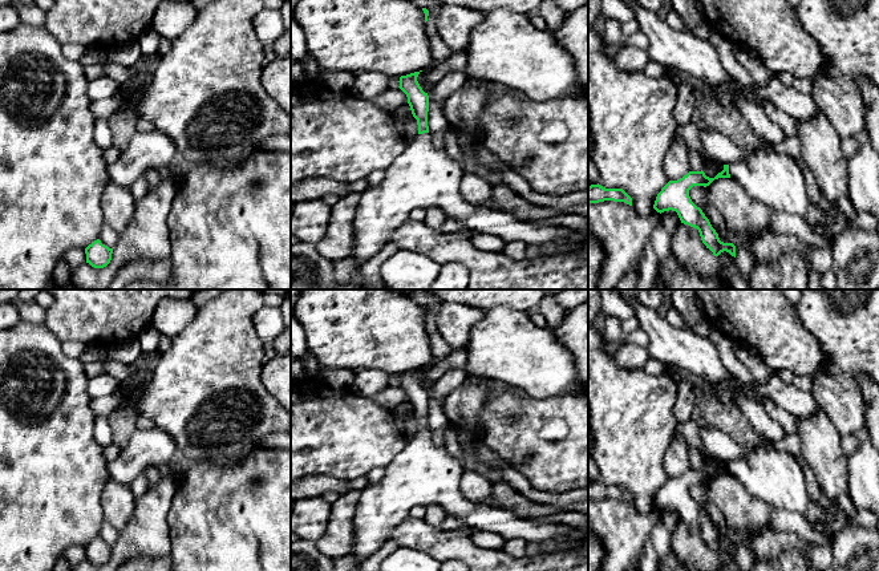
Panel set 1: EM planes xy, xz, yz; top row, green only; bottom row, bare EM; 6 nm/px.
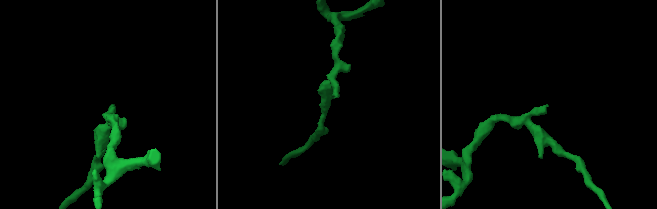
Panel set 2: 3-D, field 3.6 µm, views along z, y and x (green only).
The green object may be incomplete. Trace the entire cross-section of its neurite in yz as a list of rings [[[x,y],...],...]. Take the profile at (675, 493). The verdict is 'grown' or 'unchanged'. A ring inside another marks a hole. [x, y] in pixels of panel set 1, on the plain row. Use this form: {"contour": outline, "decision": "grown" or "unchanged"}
{"contour": [[[753,446],[752,451],[732,462],[714,475],[701,469],[689,469],[677,478],[669,478],[657,491],[653,506],[657,510],[676,509],[681,521],[698,527],[702,540],[714,554],[726,548],[736,555],[736,543],[724,540],[702,507],[697,505],[689,487],[693,483],[709,483],[714,477],[732,475],[746,490],[775,509],[805,515],[809,506],[809,490],[805,473],[795,457],[781,448]]], "decision": "grown"}

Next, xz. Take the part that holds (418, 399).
{"contour": [[[420,369],[401,373],[398,384],[406,392],[412,412],[417,417],[418,433],[385,467],[381,481],[361,490],[353,517],[355,546],[352,555],[357,562],[355,571],[361,571],[361,564],[389,540],[390,532],[409,517],[409,511],[414,506],[438,505],[446,514],[458,517],[466,526],[478,531],[495,532],[505,540],[519,538],[526,542],[542,543],[570,532],[572,527],[563,523],[526,521],[507,510],[473,503],[462,495],[459,483],[465,470],[463,465],[445,448],[437,448],[432,440],[428,424],[429,393],[420,384],[418,372]]], "decision": "grown"}

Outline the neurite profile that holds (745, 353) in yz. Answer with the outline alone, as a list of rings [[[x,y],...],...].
[[[734,343],[737,359],[750,370],[757,382],[765,384],[773,370],[765,364],[758,351],[744,343]]]

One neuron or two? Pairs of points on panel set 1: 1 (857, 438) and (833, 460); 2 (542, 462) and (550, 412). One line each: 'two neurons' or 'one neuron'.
1: two neurons
2: one neuron

